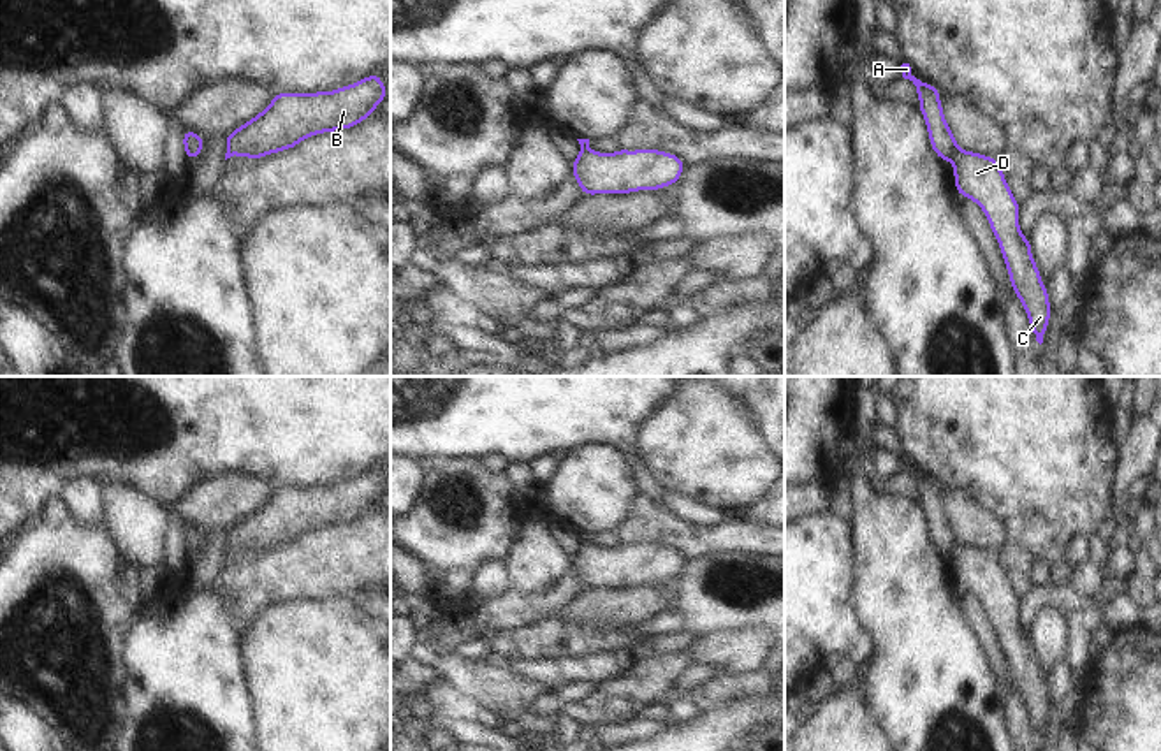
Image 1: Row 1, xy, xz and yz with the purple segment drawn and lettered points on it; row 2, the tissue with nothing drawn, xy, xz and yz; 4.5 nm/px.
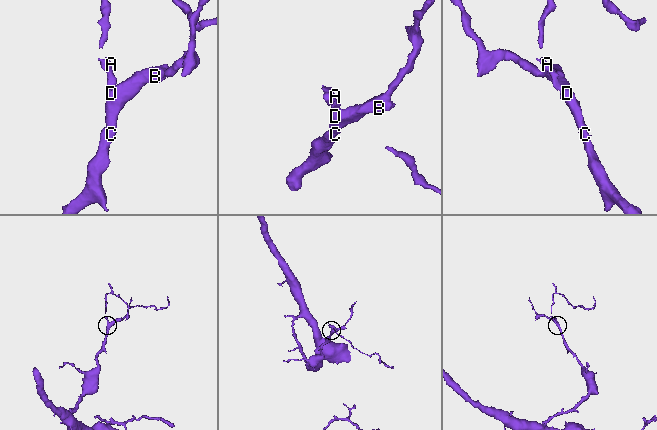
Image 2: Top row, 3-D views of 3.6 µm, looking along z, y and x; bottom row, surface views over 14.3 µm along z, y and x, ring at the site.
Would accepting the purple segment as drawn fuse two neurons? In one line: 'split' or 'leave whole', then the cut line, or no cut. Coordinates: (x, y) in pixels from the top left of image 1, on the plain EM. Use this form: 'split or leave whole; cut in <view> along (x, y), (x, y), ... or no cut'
split; cut in yz along (957, 542), (949, 553)

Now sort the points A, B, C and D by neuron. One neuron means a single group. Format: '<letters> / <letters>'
A / B C D

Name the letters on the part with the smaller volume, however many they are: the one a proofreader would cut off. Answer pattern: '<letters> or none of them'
A

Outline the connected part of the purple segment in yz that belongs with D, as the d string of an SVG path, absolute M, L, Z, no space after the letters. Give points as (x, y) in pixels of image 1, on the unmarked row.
M957 542L950 556L957 587L975 594L985 607L1006 656L1013 688L1024 698L1034 732L1041 739L1052 707L1048 684L1033 653L1031 635L1020 626L1020 598L999 563L999 554Z

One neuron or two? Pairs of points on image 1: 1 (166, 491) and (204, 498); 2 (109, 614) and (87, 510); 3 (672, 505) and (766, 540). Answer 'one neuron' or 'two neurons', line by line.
1: two neurons
2: two neurons
3: two neurons

